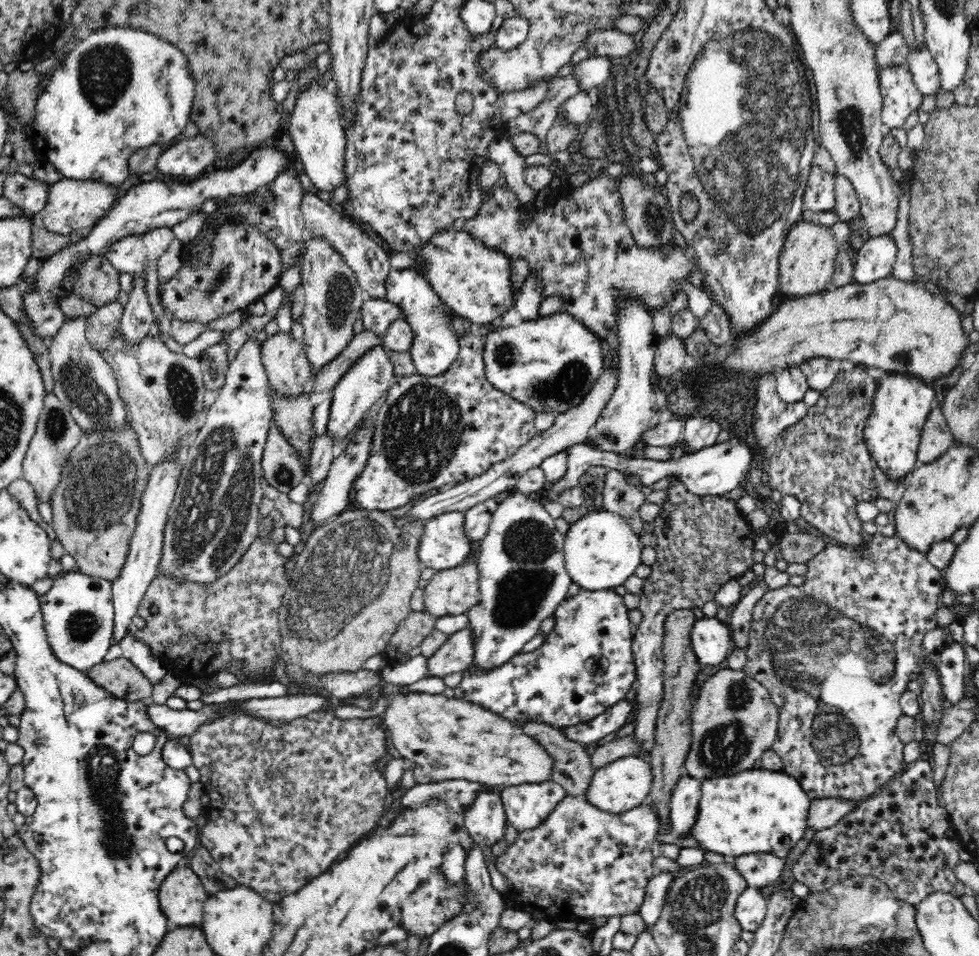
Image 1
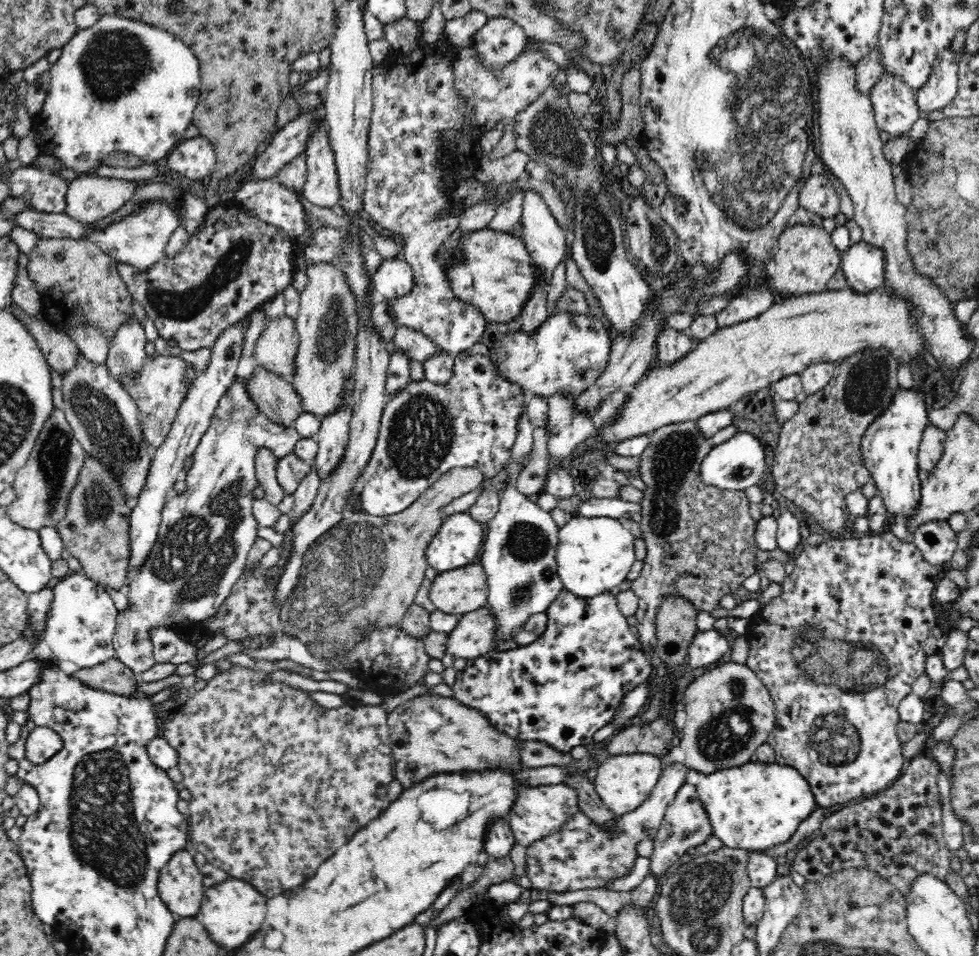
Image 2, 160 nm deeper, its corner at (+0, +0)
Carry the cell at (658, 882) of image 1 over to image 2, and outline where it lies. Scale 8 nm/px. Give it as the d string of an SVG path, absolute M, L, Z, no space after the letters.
M686 781L676 793L675 799L668 805L662 824L656 830L653 854L649 857L651 873L660 878L662 874L666 874L666 870L670 866L676 864L678 858L684 855L688 848L704 844L712 835L713 828L710 817L702 801L698 800L698 793L696 793L694 785Z

